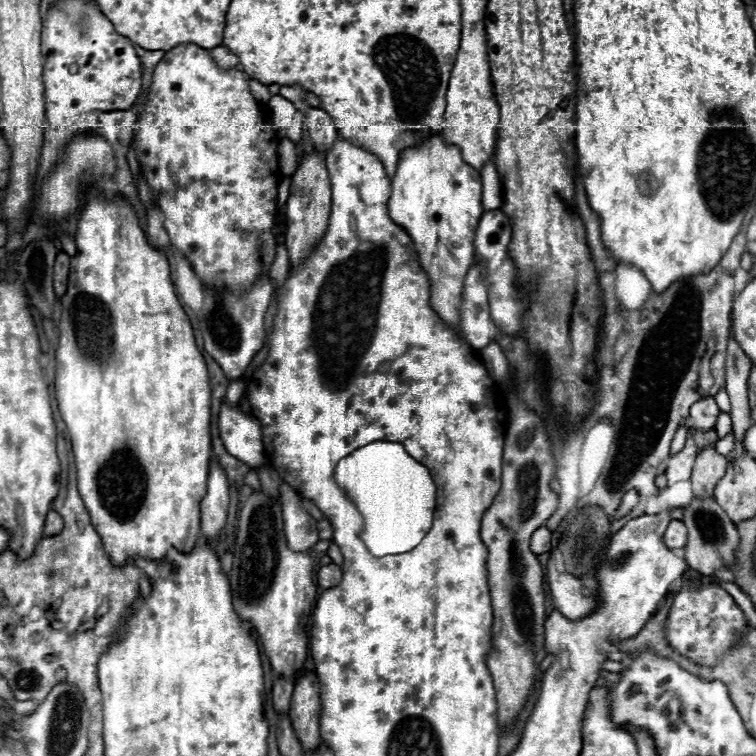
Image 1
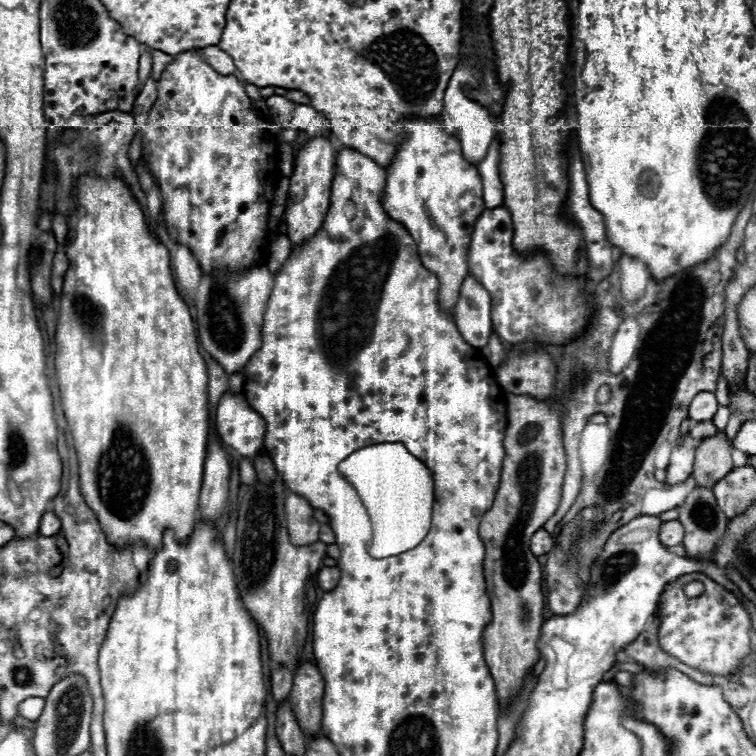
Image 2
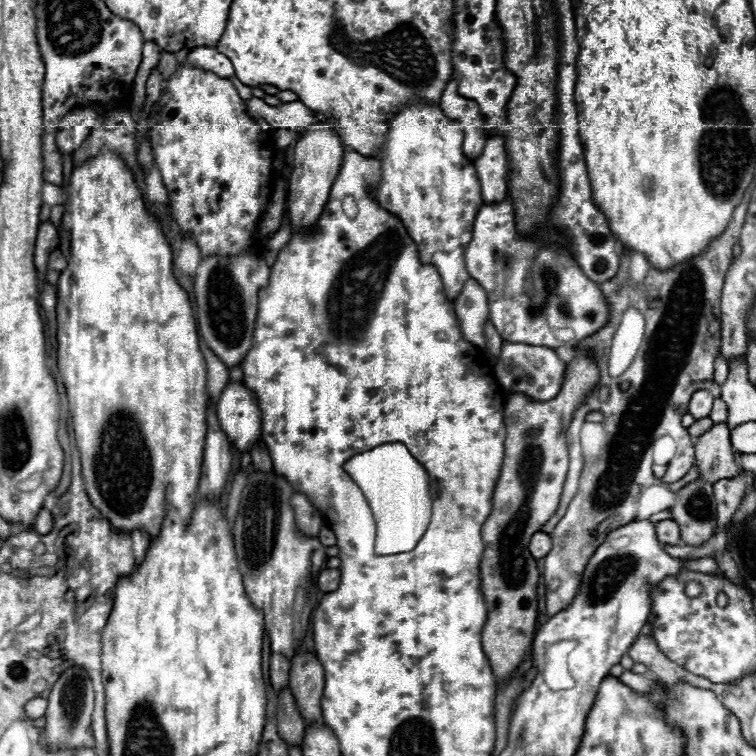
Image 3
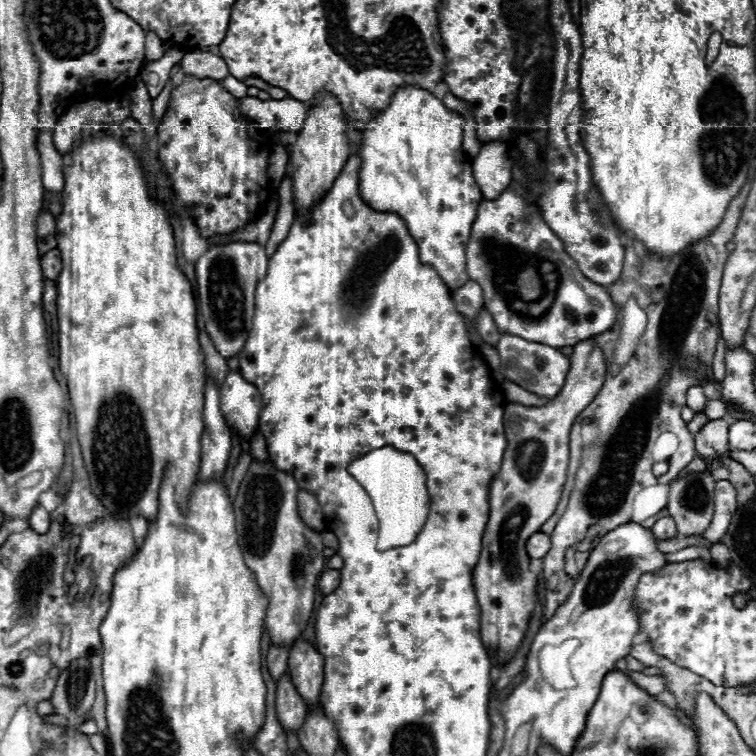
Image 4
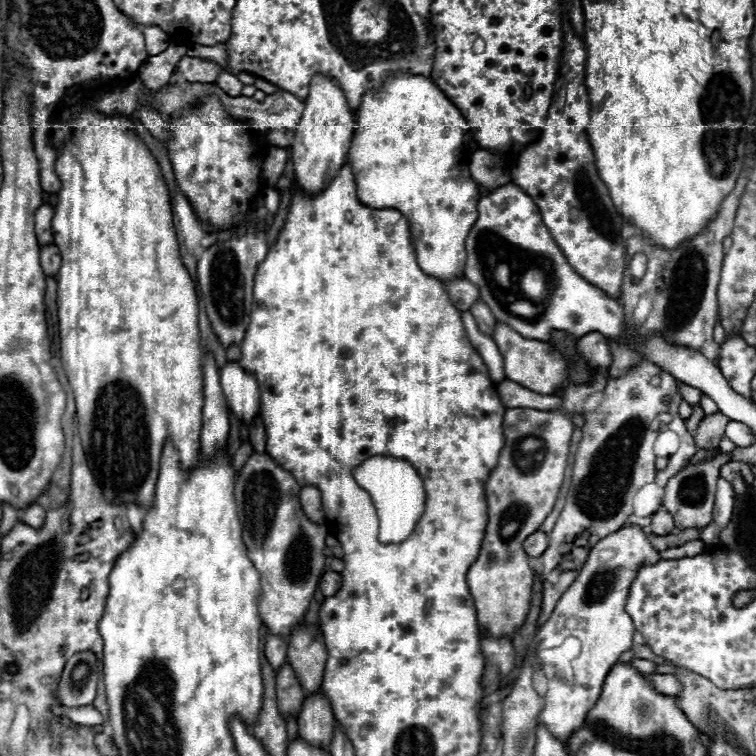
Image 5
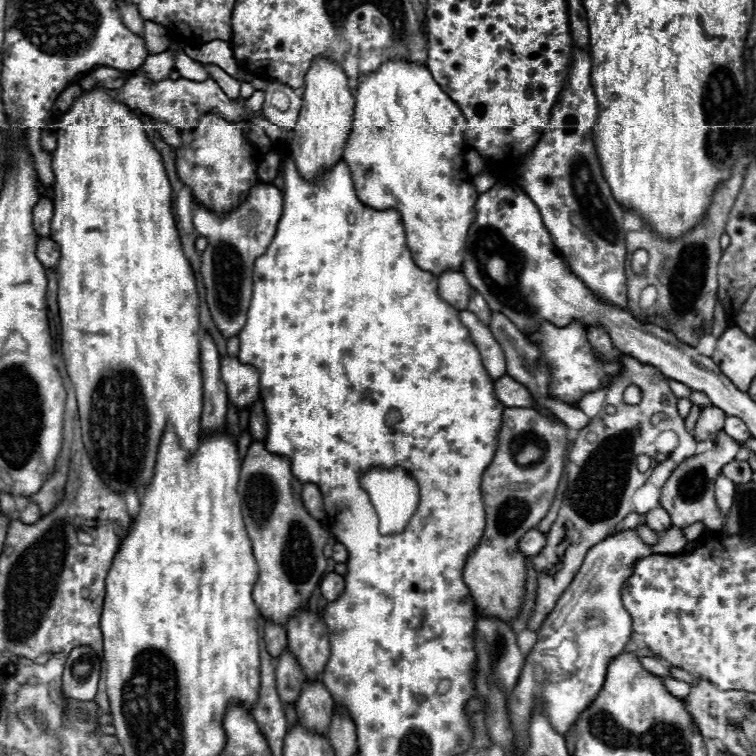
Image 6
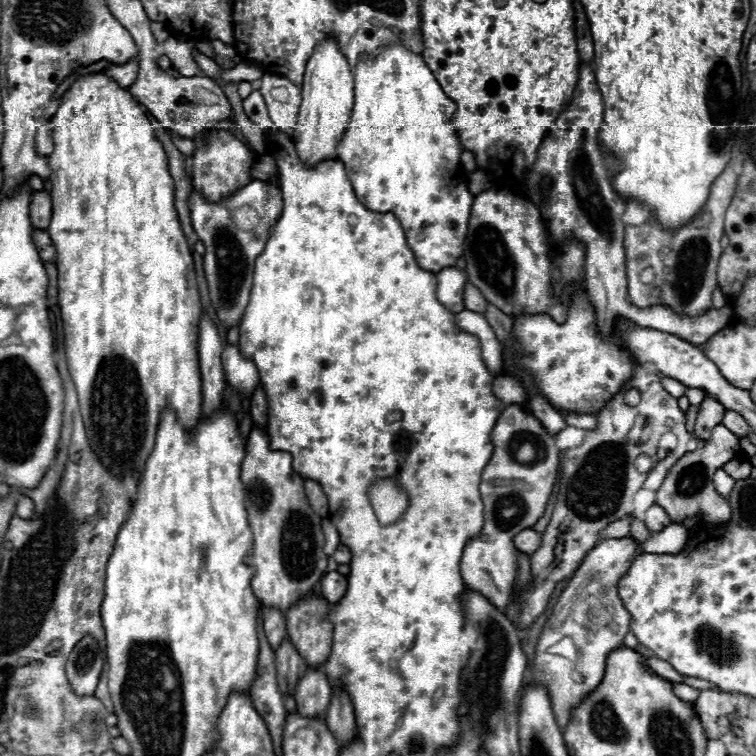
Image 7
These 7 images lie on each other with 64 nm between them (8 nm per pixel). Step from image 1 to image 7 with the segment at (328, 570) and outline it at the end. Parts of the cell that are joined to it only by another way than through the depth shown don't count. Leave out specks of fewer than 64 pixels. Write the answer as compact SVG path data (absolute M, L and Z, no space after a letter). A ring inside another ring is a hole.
M328 572L324 578L322 578L322 596L330 602L330 604L336 604L344 592L346 592L346 576L338 574L338 572Z

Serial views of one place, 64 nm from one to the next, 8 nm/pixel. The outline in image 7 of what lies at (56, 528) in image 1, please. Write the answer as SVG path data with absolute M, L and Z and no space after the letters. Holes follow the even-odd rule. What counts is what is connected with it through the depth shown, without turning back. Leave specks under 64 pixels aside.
M28 496L20 498L20 502L16 506L16 516L24 518L24 520L30 520L34 516L34 502Z

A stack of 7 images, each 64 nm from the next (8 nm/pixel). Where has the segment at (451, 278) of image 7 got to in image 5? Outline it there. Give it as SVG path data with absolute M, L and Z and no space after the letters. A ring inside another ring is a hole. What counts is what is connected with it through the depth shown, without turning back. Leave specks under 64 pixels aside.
M452 280L452 282L444 282L450 300L454 302L454 306L460 312L468 312L472 308L472 304L478 302L480 298L480 290L476 284L468 282L468 280Z

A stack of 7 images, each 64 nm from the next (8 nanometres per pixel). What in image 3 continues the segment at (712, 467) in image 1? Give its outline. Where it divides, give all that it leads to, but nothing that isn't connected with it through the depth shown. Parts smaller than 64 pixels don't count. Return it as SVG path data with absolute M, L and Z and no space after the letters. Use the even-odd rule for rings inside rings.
M714 424L696 442L696 466L700 478L714 484L718 480L734 478L740 468L734 464L730 430L726 424Z

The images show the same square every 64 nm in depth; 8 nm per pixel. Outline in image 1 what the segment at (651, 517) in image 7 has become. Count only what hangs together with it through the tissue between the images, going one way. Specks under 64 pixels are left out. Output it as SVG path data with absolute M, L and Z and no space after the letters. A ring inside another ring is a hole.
M672 520L668 524L668 530L664 534L664 542L670 550L676 550L676 548L684 548L686 542L688 542L688 532L686 532L686 526L684 522L680 520Z

